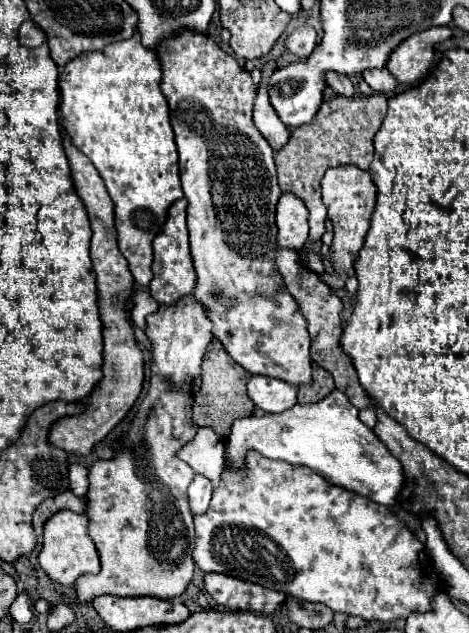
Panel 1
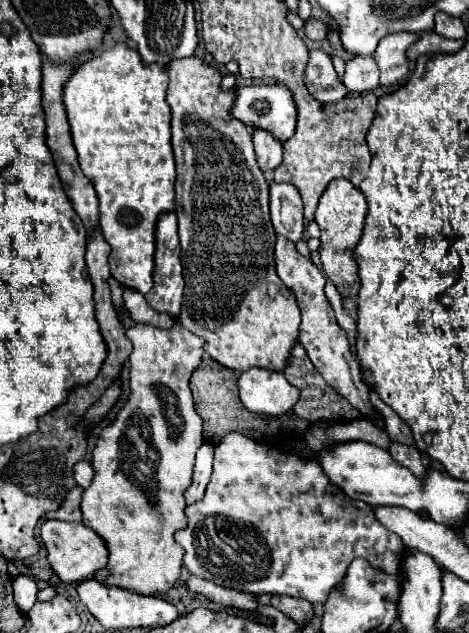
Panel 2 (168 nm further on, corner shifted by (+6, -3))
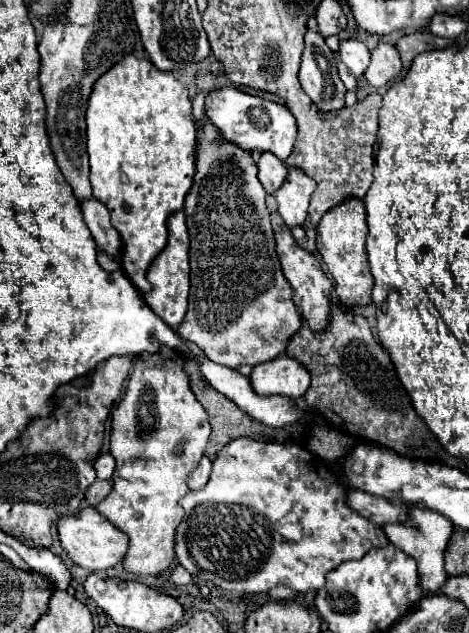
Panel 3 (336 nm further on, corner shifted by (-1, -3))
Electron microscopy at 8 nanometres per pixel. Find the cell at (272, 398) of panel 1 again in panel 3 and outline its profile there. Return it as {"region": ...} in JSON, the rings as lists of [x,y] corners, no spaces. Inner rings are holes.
{"region":[[[277,355],[275,359],[253,367],[251,385],[259,395],[287,395],[299,399],[311,385],[311,373],[297,359]]]}

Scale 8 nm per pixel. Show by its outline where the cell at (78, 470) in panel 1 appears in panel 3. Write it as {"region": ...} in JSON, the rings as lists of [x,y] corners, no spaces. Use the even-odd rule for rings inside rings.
{"region":[[[109,453],[99,455],[97,461],[95,461],[95,471],[97,471],[99,479],[111,479],[111,475],[115,471],[115,459],[113,459],[113,455],[109,455]]]}

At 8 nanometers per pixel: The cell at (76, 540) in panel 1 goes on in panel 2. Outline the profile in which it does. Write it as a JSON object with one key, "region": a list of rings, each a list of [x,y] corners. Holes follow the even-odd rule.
{"region":[[[48,519],[40,529],[40,537],[48,549],[48,563],[54,575],[58,575],[62,583],[78,585],[80,581],[90,579],[94,571],[106,567],[108,551],[104,547],[104,541],[82,523],[66,523],[60,519]]]}

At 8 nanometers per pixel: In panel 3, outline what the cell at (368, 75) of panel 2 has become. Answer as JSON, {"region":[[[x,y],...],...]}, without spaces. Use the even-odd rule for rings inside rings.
{"region":[[[347,39],[339,43],[339,55],[341,55],[341,61],[353,73],[353,77],[361,79],[363,71],[369,67],[369,61],[371,61],[369,49],[357,39]]]}

